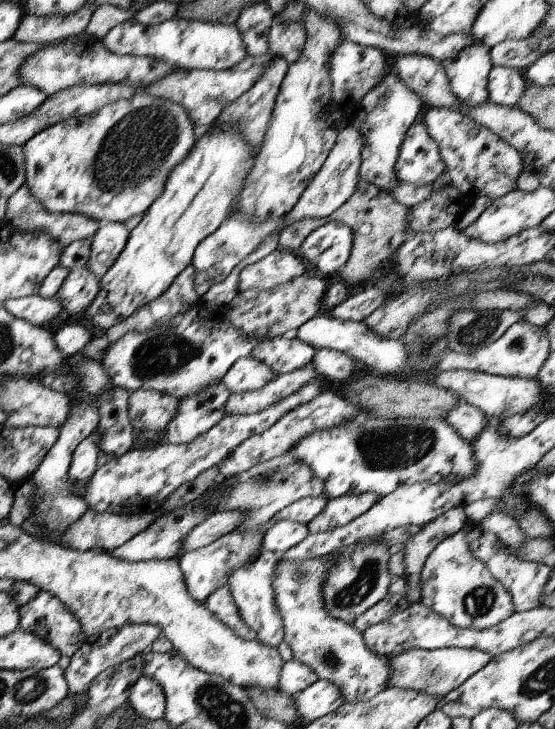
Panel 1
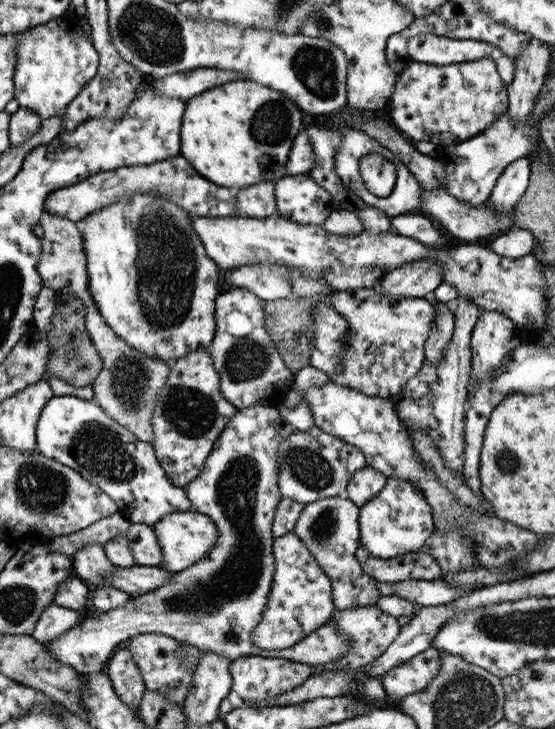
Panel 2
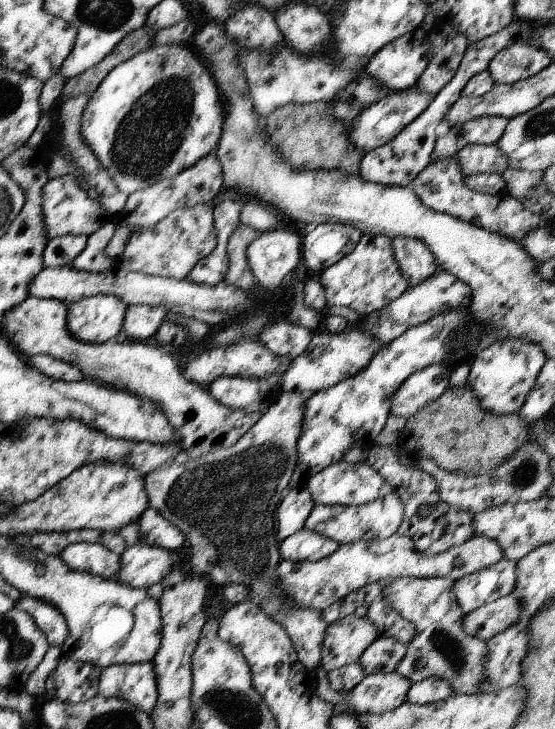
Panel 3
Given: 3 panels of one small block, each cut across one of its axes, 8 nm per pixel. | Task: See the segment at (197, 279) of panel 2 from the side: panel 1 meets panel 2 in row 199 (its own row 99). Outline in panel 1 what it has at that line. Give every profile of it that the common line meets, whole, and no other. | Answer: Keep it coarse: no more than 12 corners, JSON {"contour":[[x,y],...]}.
{"contour":[[139,92],[21,145],[47,212],[145,212],[198,130]]}

